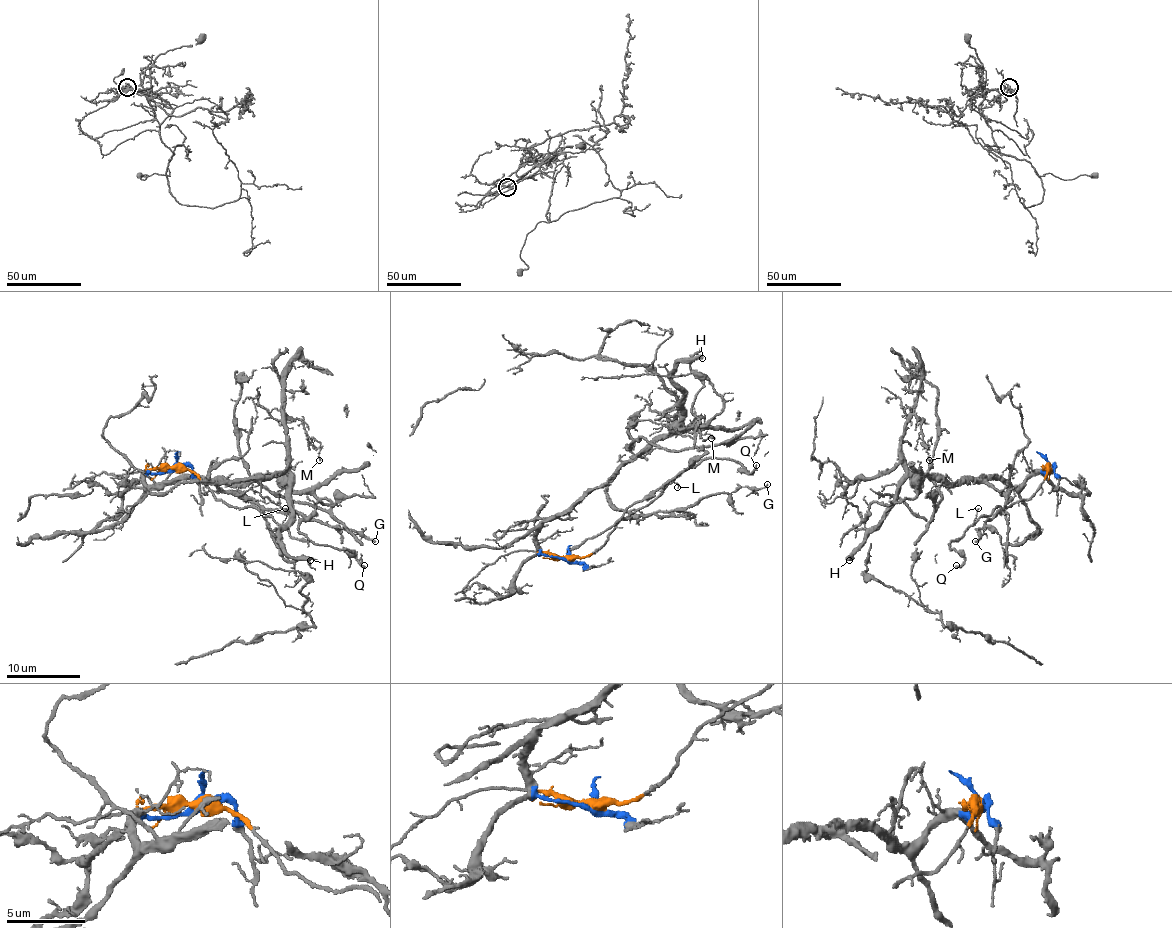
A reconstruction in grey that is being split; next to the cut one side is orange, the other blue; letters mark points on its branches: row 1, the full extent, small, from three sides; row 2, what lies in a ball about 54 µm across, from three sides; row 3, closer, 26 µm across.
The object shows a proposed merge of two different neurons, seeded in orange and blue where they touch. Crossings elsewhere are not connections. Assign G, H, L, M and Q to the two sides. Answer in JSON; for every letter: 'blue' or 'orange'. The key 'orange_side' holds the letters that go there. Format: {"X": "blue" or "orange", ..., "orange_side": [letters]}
{"G": "blue", "H": "blue", "L": "orange", "M": "blue", "Q": "orange", "orange_side": ["L", "Q"]}

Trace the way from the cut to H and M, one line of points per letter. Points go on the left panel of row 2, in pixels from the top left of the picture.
H: (173, 468), (144, 477), (164, 486), (181, 479), (292, 479), (281, 545), (294, 558), (311, 560)
M: (173, 468), (144, 477), (164, 486), (181, 479), (279, 477), (288, 469), (286, 416), (299, 419), (320, 460)

